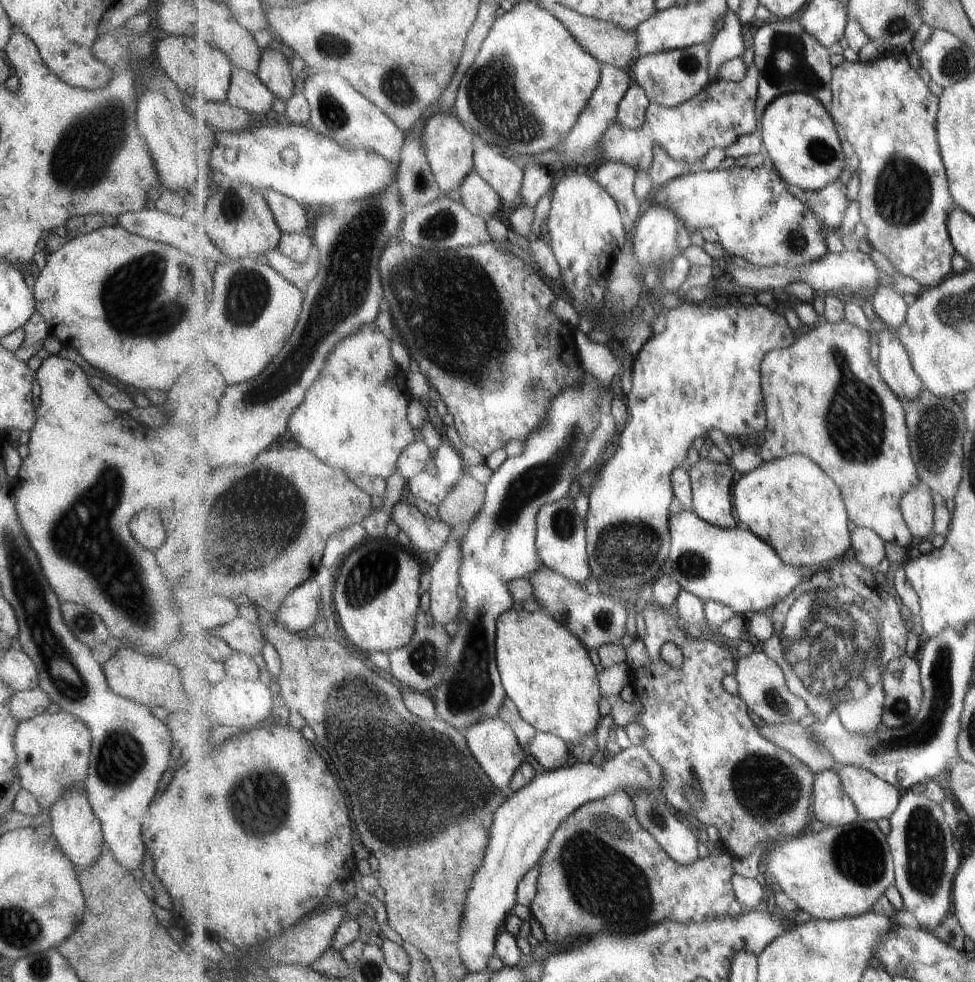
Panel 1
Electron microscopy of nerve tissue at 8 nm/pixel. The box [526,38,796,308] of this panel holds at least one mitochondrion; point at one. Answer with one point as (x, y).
(689, 62)

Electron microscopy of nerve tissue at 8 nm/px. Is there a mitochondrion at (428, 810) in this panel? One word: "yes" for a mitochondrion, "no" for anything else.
yes

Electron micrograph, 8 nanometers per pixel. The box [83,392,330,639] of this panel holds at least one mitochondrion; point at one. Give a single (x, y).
(254, 522)

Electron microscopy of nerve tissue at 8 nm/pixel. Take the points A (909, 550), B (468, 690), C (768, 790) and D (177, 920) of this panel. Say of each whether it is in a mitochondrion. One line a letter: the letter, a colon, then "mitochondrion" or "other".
A: other
B: mitochondrion
C: mitochondrion
D: other

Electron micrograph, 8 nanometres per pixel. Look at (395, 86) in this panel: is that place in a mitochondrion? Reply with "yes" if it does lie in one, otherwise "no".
yes

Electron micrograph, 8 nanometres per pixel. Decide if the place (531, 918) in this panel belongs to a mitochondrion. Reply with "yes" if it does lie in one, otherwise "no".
no

